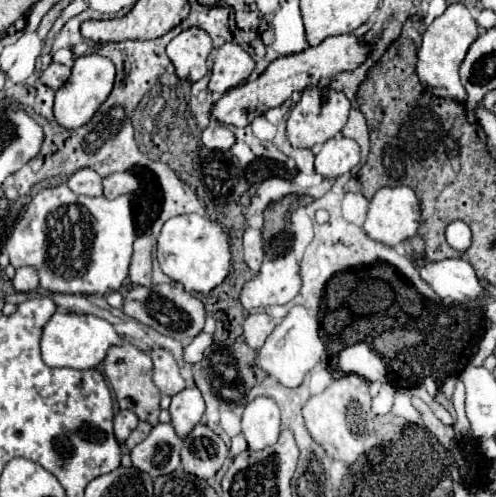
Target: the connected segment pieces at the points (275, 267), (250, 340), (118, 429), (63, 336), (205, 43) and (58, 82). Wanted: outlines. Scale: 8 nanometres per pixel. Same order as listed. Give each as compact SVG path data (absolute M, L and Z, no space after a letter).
M294 254L276 260L264 260L260 272L240 290L240 302L246 310L286 304L300 292L300 268Z
M252 312L244 322L244 336L250 348L258 350L276 328L276 322L266 312Z
M120 410L116 416L114 416L114 434L116 434L116 440L122 444L130 432L138 426L138 416L130 410Z
M54 312L42 328L42 358L50 368L96 368L114 344L122 344L122 338L114 332L112 324L92 314Z
M188 28L166 46L166 54L172 60L178 78L188 82L196 82L208 72L206 60L210 52L212 38L202 28Z
M52 62L44 72L42 72L42 82L46 86L50 86L52 90L58 90L70 76L70 68L64 64L56 64Z

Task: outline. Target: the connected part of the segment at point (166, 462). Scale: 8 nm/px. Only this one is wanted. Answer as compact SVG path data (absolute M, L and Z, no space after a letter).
M158 424L146 440L132 448L132 464L152 478L174 472L180 466L182 440L176 436L172 424Z

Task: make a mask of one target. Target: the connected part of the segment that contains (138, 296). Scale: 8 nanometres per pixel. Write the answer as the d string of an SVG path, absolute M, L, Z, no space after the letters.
M178 282L158 284L158 286L150 286L150 288L134 286L124 296L122 310L126 316L140 320L142 324L150 326L158 334L172 336L182 342L192 340L204 328L204 320L206 320L206 310L204 310L204 304L200 302L200 298L196 298L192 292L186 292L184 286Z

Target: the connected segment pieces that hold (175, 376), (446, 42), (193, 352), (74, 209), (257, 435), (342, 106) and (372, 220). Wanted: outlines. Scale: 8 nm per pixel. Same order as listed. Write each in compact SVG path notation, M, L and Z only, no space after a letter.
M164 348L152 350L150 356L154 362L154 384L158 386L158 390L168 396L182 392L186 388L186 382L180 376L180 368L178 368L174 356Z
M460 2L450 4L446 8L446 12L442 16L438 16L424 32L422 36L422 46L418 50L418 64L416 64L416 72L418 78L422 80L422 86L428 88L430 92L434 92L436 96L452 96L458 102L466 102L466 90L460 82L458 76L458 66L462 64L470 44L476 40L478 36L478 24L476 20L470 16L468 8Z
M198 334L186 348L184 348L184 356L186 356L186 362L190 364L196 364L202 360L202 354L204 350L214 342L214 334Z
M60 184L56 188L44 188L32 198L24 216L16 222L4 248L14 268L34 266L40 278L40 286L48 292L104 296L108 292L118 290L124 278L128 276L134 238L136 232L134 232L134 220L128 196L118 196L114 200L108 200L104 196L90 198L74 194L66 184Z
M256 398L246 404L242 432L250 450L264 450L280 436L280 410L272 398Z
M328 86L304 90L302 100L290 110L290 116L288 116L286 134L290 144L294 148L312 148L314 144L324 144L344 128L348 120L348 110L350 110L350 102L346 100L346 96L342 96L342 92L334 92Z
M396 186L396 188L380 188L368 206L368 218L364 222L364 232L386 246L398 246L408 238L414 238L420 228L420 204L416 194L408 186Z

